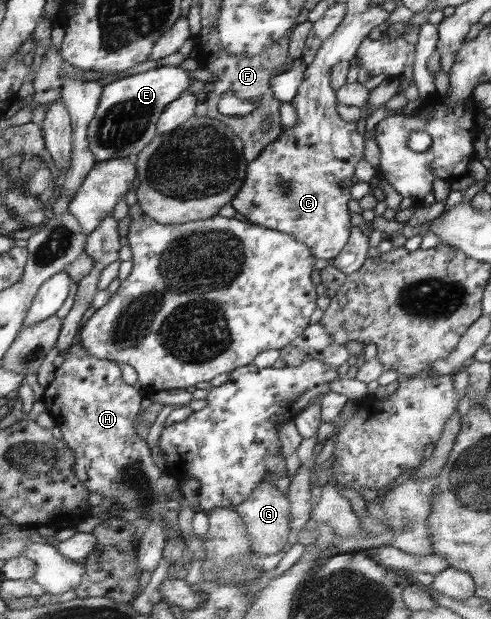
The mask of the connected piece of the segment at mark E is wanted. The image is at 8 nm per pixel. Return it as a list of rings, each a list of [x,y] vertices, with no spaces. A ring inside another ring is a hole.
[[[157,66],[145,72],[115,79],[112,83],[106,84],[103,87],[101,99],[99,99],[97,113],[89,122],[87,130],[88,148],[96,161],[111,161],[119,158],[125,159],[128,156],[138,156],[156,138],[158,134],[156,126],[160,116],[164,114],[164,108],[187,91],[191,80],[195,80],[195,78],[190,76],[188,70],[184,70],[180,66]]]

